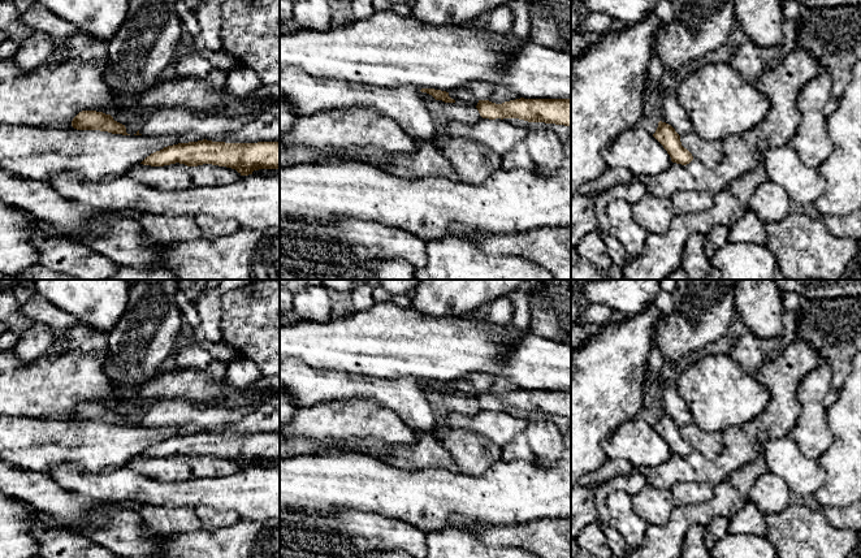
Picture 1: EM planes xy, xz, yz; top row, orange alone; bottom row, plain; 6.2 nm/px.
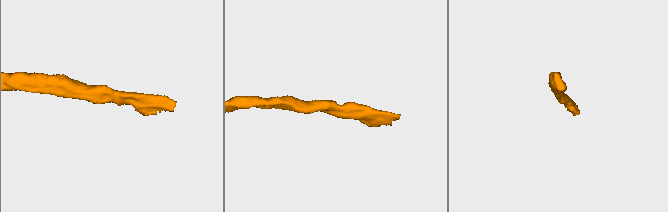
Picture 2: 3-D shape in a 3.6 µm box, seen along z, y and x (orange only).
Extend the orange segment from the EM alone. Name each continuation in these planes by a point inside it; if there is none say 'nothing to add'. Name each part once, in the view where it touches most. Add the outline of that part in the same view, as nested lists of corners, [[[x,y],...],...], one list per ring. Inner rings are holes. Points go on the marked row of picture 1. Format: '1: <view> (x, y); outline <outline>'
nothing to add

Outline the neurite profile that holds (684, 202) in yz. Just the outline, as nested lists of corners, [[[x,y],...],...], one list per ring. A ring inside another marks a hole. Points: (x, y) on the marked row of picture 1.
[[[680,190],[670,199],[675,215],[702,212],[713,206],[714,194],[706,191]]]

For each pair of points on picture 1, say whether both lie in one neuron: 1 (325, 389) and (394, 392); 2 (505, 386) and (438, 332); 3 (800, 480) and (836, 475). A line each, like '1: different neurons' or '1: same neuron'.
1: same neuron
2: different neurons
3: different neurons

